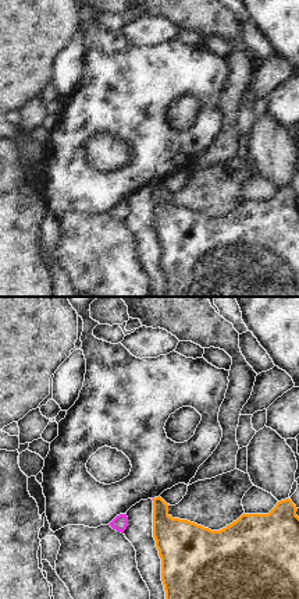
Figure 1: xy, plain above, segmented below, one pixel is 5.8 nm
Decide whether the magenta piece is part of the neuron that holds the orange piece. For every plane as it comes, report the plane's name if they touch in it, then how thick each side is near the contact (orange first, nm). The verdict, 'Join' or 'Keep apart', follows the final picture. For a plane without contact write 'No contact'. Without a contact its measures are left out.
No contact

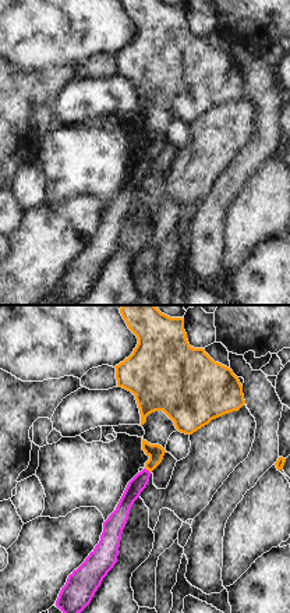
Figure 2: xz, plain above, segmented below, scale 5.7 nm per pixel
Touches orange in xz. Thickness 90 nm (orange) against 90 nm

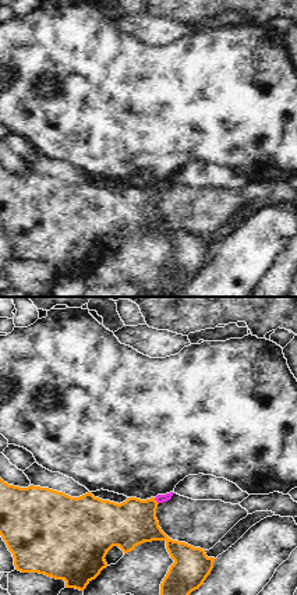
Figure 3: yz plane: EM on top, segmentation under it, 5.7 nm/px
Touches orange in yz. Thickness 260 nm (orange) against 50 nm

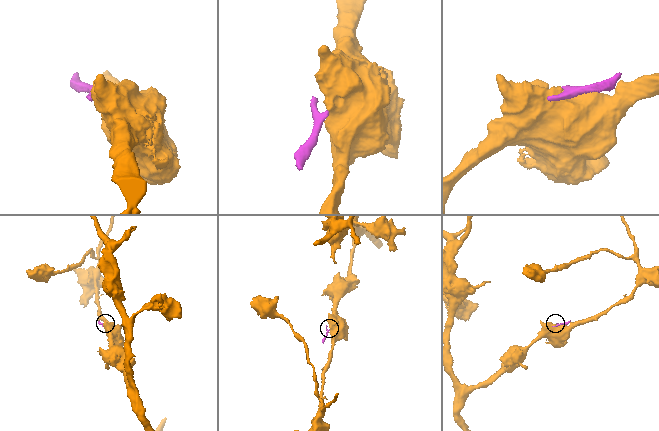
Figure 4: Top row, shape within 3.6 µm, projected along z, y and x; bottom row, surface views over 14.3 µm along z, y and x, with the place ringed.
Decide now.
Keep apart

